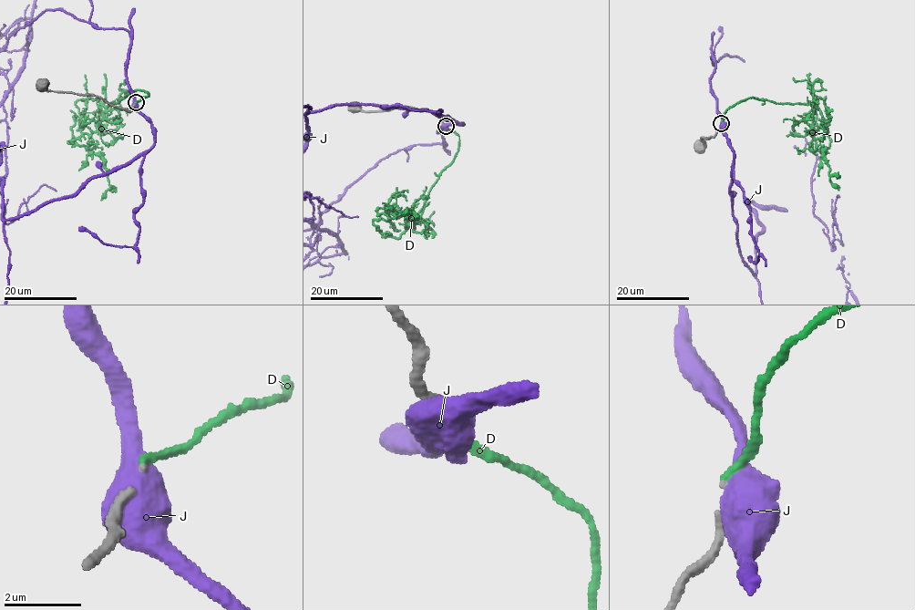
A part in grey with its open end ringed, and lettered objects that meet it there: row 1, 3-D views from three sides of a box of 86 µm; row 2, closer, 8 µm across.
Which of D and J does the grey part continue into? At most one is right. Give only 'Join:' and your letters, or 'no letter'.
Join: no letter

